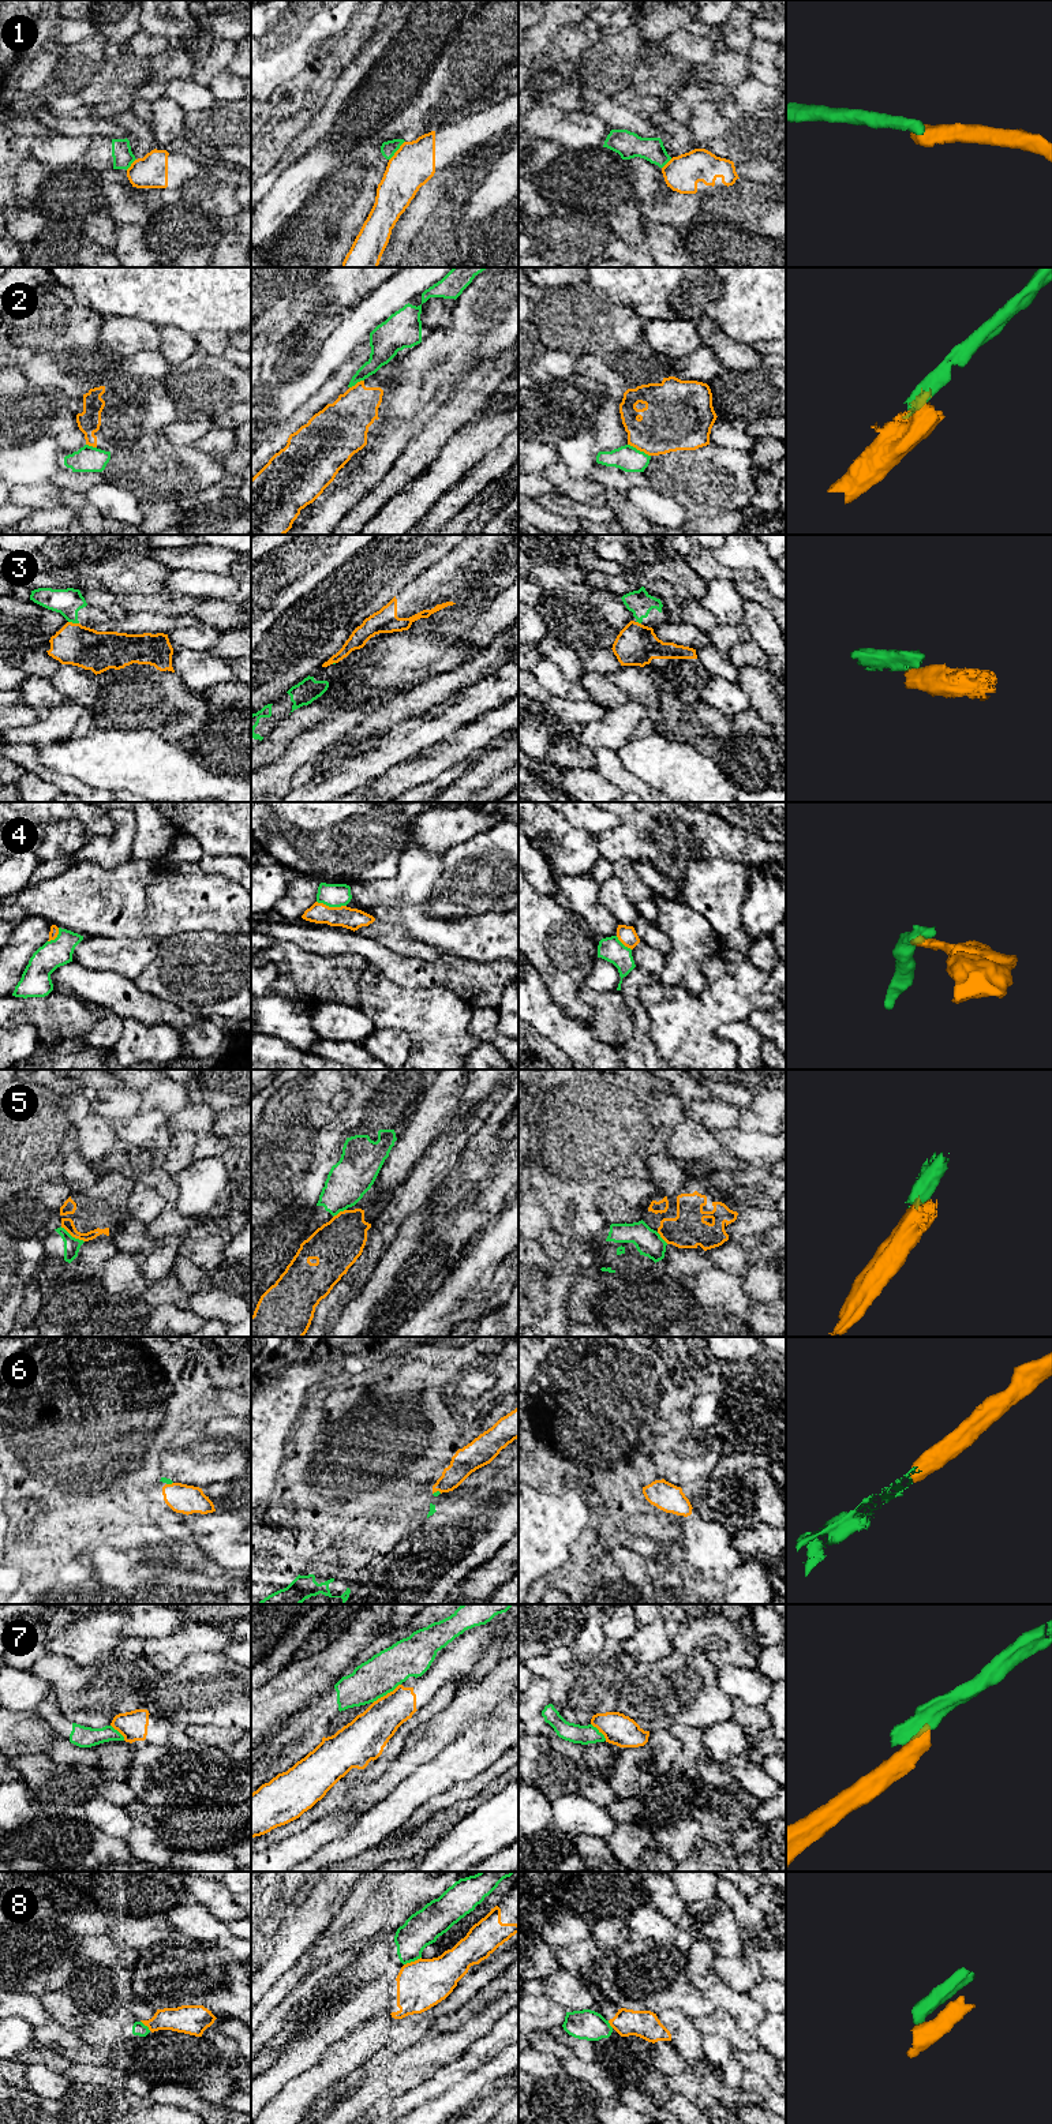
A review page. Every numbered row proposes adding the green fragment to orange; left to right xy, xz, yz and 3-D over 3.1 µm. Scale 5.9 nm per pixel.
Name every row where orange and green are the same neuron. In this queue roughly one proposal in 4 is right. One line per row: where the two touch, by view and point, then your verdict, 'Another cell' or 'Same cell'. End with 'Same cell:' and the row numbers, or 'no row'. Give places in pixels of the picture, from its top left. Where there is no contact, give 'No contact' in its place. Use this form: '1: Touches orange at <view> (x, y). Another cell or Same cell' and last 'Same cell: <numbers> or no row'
1: Touches orange at xz (397, 150). Another cell
2: Touches orange at yz (639, 449). Another cell
3: Touches orange at xy (74, 624). Another cell
4: Touches orange at xz (332, 907). Same cell
5: Touches orange at xy (72, 1236). Another cell
6: Touches orange at xz (437, 1490). Same cell
7: Touches orange at xz (388, 1693). Another cell
8: Touches orange at xz (412, 1962). Another cell
Same cell: 4, 6

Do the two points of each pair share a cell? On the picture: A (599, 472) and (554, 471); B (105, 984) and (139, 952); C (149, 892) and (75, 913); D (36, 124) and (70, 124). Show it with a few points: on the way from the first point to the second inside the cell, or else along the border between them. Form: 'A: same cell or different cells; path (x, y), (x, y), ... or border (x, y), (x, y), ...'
A: different cells; border (590, 479), (609, 490)
B: different cells; border (86, 967), (116, 971), (133, 980)
C: same cell; path (131, 901), (93, 903)
D: different cells; border (37, 118), (55, 131)

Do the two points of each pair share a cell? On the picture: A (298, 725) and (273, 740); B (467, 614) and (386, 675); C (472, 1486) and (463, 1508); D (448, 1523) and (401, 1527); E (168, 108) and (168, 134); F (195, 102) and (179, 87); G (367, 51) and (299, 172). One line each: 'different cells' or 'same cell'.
A: same cell
B: same cell
C: different cells
D: different cells
E: same cell
F: same cell
G: different cells

